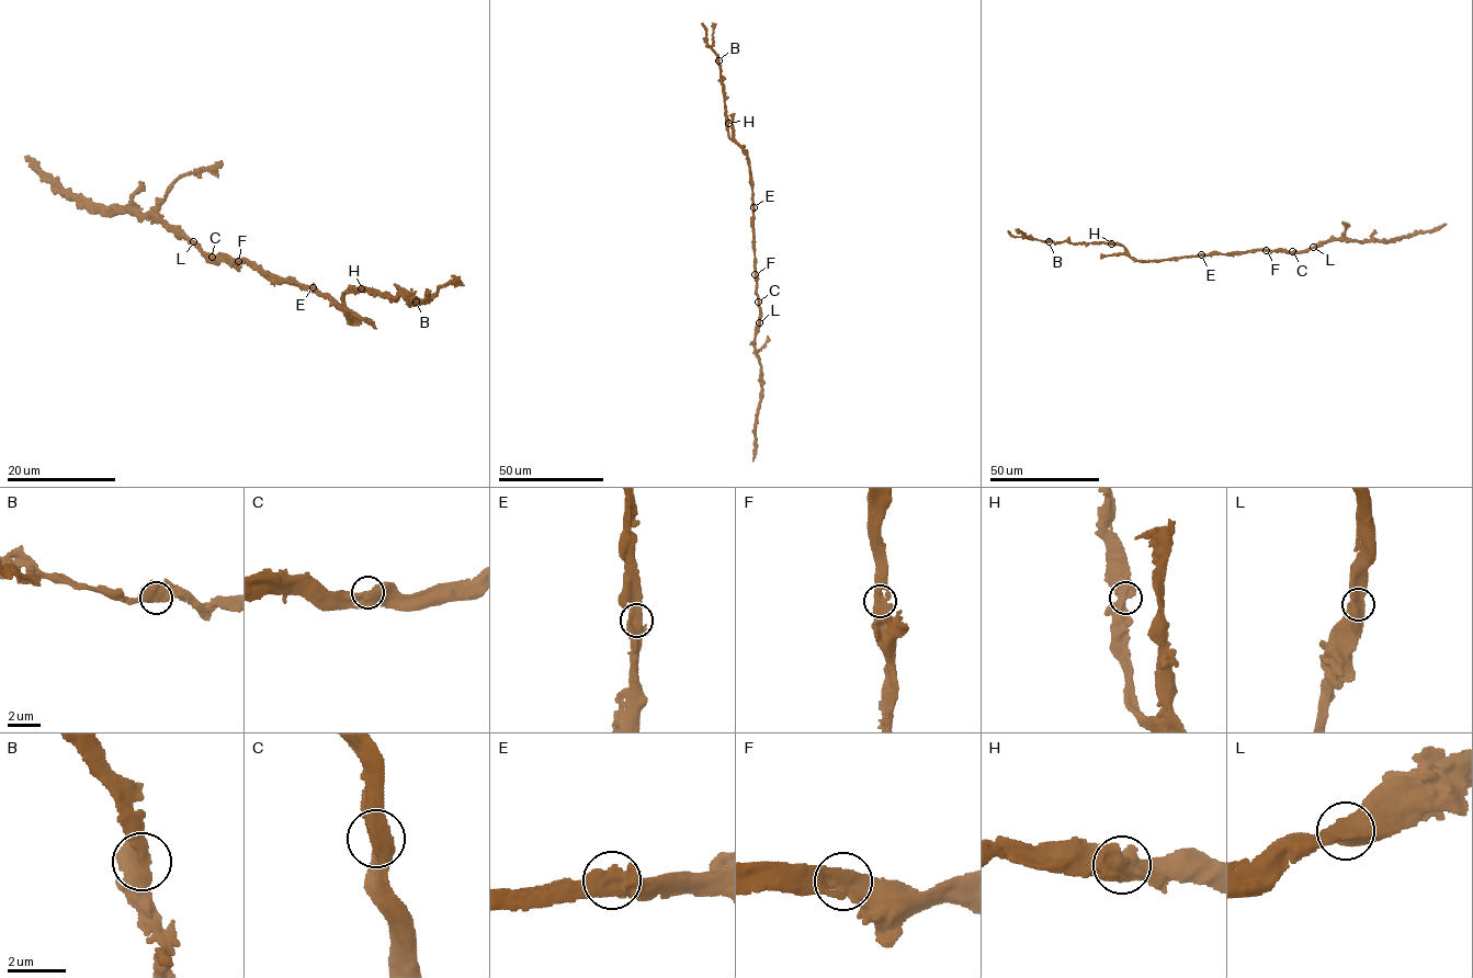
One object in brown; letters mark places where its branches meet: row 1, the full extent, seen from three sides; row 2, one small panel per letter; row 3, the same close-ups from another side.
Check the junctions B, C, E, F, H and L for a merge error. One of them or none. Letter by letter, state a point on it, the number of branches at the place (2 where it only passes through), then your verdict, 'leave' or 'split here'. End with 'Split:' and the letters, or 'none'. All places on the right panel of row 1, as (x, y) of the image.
B: (1049, 241) | 2 | leave
C: (1292, 251) | 2 | leave
E: (1201, 254) | 2 | leave
F: (1266, 250) | 2 | leave
H: (1111, 243) | 2 | leave
L: (1313, 247) | 2 | leave
Split: none

